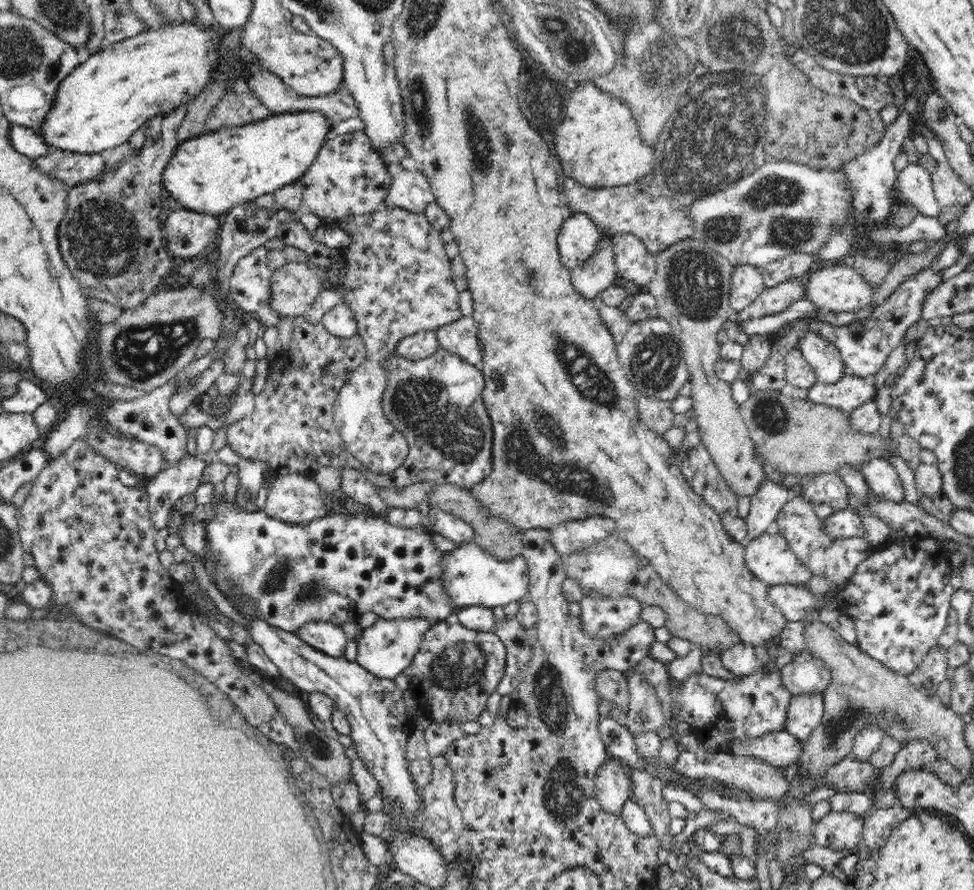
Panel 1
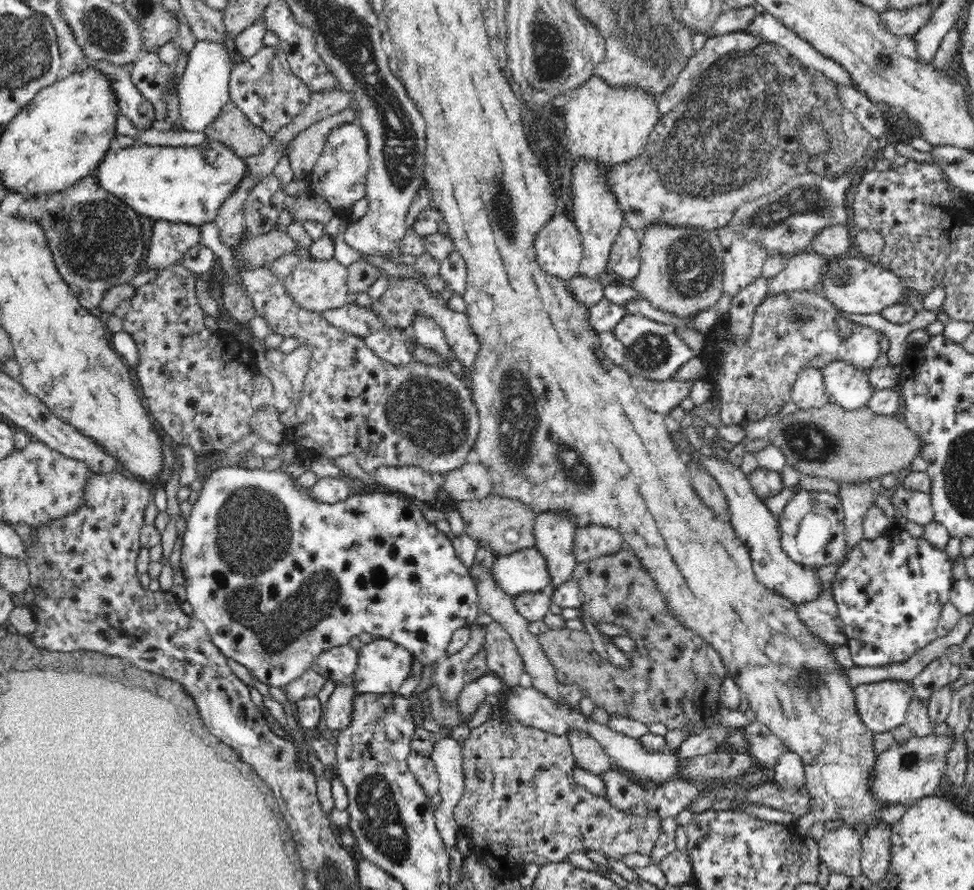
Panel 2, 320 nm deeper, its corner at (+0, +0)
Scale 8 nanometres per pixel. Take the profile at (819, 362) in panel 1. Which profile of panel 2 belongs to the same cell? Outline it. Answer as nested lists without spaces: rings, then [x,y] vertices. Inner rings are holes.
[[[830,360],[820,368],[820,373],[831,403],[848,411],[866,407],[873,390],[865,371],[845,360]]]

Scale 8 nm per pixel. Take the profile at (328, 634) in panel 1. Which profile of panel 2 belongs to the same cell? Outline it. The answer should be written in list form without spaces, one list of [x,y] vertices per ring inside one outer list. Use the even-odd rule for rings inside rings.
[[[338,644],[316,654],[311,667],[327,679],[340,683],[342,679],[356,670],[358,651],[347,644]]]

